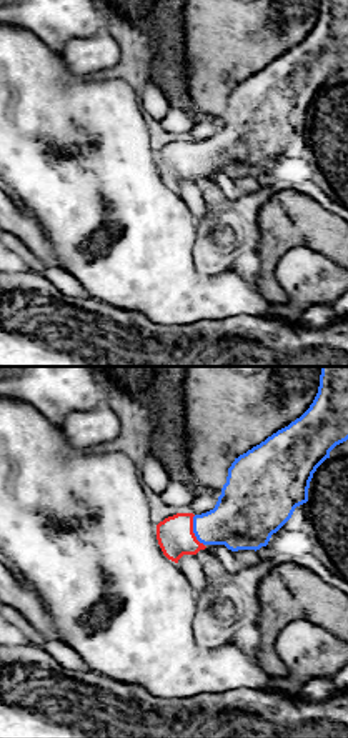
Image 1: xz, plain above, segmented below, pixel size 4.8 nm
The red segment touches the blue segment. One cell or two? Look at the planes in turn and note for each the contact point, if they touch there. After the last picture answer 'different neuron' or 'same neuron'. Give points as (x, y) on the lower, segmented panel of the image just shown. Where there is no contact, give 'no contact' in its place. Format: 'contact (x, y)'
contact (192, 530)

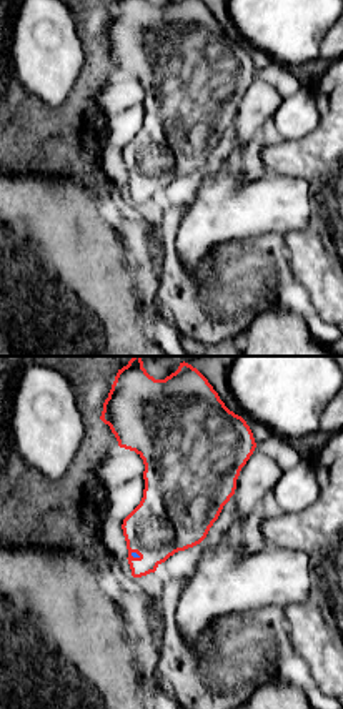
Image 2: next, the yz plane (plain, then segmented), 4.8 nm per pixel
contact (135, 551)

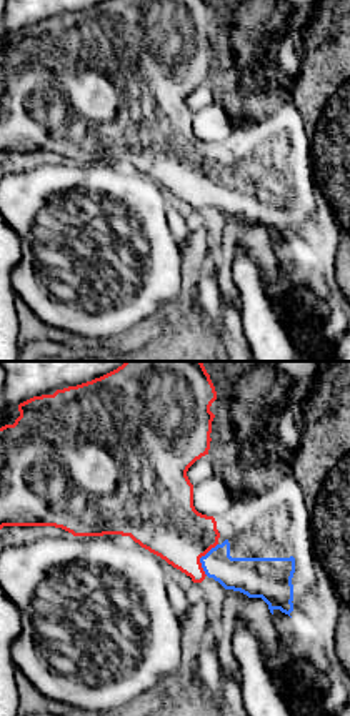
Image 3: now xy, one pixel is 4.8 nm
contact (200, 556)

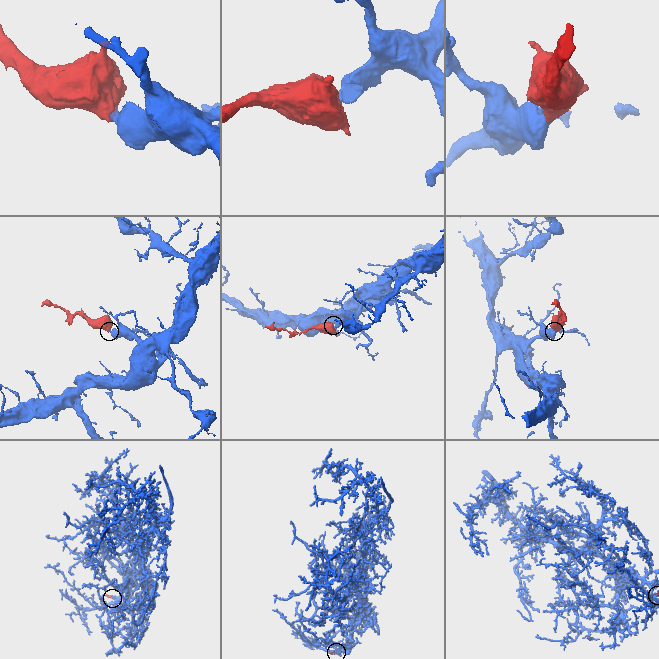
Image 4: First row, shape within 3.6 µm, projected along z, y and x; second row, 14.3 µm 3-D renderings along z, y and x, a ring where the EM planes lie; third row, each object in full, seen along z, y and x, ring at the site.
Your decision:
same neuron

